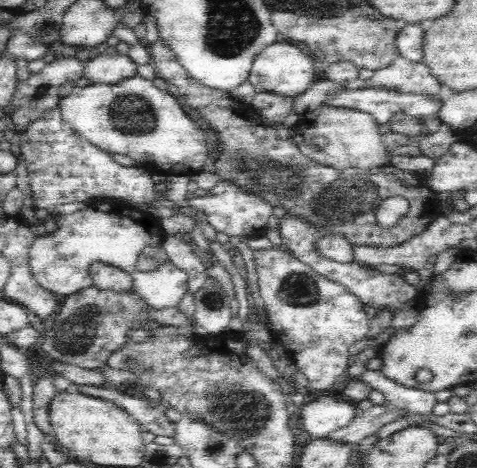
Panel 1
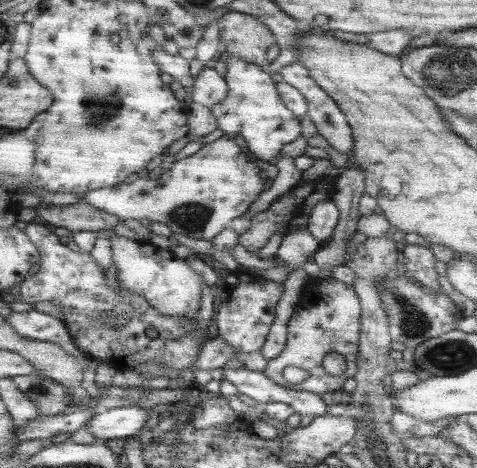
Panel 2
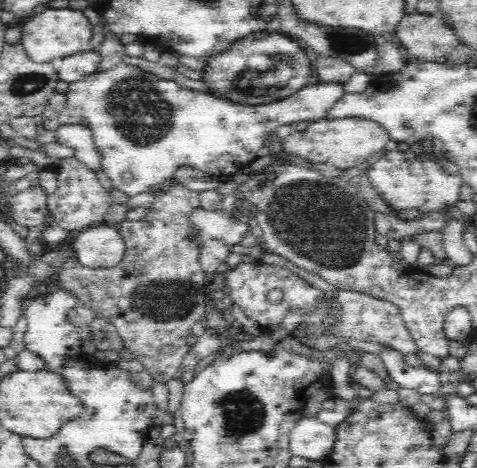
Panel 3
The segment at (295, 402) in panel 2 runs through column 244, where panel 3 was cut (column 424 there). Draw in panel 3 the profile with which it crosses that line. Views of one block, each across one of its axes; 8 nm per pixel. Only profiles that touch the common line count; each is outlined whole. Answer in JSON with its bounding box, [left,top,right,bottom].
[378,346,442,396]

